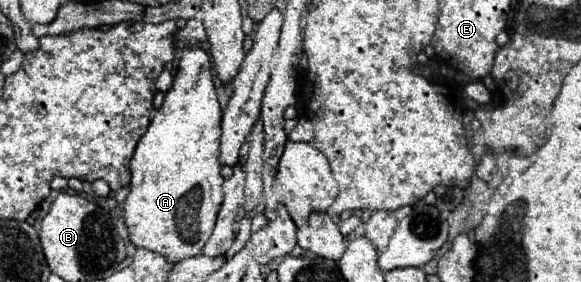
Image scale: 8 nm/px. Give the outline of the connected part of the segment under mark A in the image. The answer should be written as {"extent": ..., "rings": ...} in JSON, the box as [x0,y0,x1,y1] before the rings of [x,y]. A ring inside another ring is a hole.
{"extent":[123,47,223,263],"rings":[[[200,47],[183,49],[179,57],[179,69],[173,81],[173,87],[165,93],[163,107],[157,109],[151,125],[137,143],[137,149],[131,159],[131,193],[123,201],[123,217],[129,233],[129,241],[135,247],[157,251],[167,257],[169,263],[177,263],[183,257],[199,255],[203,245],[209,241],[219,205],[223,203],[221,195],[221,163],[219,163],[219,121],[221,106],[214,85],[214,75],[210,55]]]}

